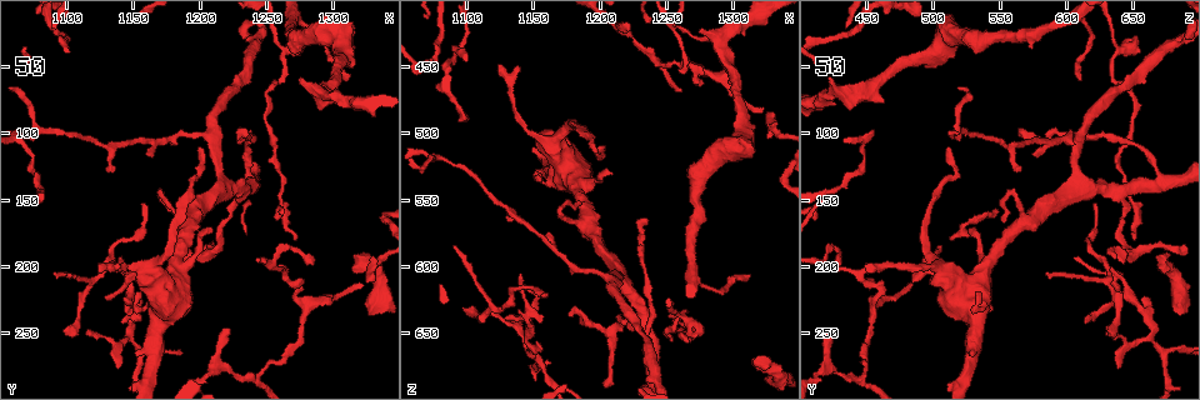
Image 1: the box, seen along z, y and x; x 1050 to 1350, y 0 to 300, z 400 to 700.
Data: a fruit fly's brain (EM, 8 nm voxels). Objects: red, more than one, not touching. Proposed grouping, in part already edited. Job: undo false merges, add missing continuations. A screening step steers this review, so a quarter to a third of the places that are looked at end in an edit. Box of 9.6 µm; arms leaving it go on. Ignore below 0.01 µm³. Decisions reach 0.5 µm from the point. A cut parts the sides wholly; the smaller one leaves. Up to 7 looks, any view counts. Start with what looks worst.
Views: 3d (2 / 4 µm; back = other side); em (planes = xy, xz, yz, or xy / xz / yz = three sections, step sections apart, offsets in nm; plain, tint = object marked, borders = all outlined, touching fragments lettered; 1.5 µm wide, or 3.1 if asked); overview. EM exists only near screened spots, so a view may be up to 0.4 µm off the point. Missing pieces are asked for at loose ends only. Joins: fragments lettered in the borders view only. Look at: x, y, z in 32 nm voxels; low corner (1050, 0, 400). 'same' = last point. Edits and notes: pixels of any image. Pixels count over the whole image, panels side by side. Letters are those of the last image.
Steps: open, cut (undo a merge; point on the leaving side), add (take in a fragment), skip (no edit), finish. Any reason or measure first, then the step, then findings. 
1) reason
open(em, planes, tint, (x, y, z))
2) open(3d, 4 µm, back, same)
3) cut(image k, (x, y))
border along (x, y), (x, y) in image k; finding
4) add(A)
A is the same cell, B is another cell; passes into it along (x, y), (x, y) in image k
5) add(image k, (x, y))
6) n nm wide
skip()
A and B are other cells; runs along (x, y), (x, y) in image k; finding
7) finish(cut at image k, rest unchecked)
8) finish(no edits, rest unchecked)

long arm stops here
open(3d, 4 µm, (1314, 190, 672))

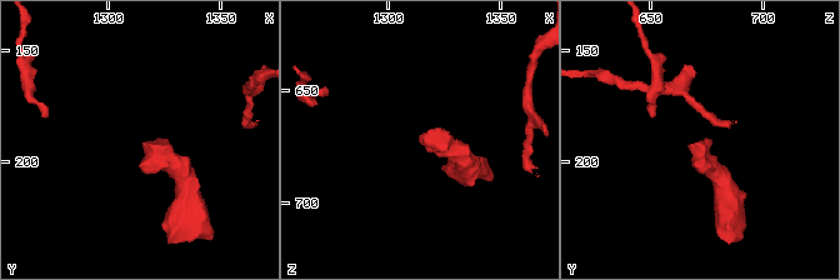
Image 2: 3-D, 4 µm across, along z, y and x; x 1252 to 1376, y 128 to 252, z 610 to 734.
shape alone is not enough
open(em, planes, tint, (1314, 192, 670))

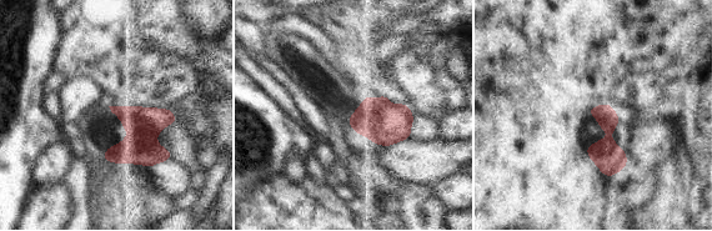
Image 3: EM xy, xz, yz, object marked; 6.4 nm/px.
see the neighbours
open(em, planes, borders, same)

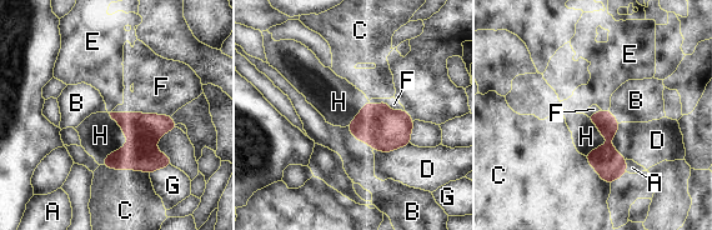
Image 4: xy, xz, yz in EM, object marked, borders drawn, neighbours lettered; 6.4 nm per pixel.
add(H)
H is the same cell, A, B, C, D, E, F and G are other cells; passes into it along (143, 130), (128, 141), (100, 135) in image 4; it goes on there

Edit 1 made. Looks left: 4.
open(overview)

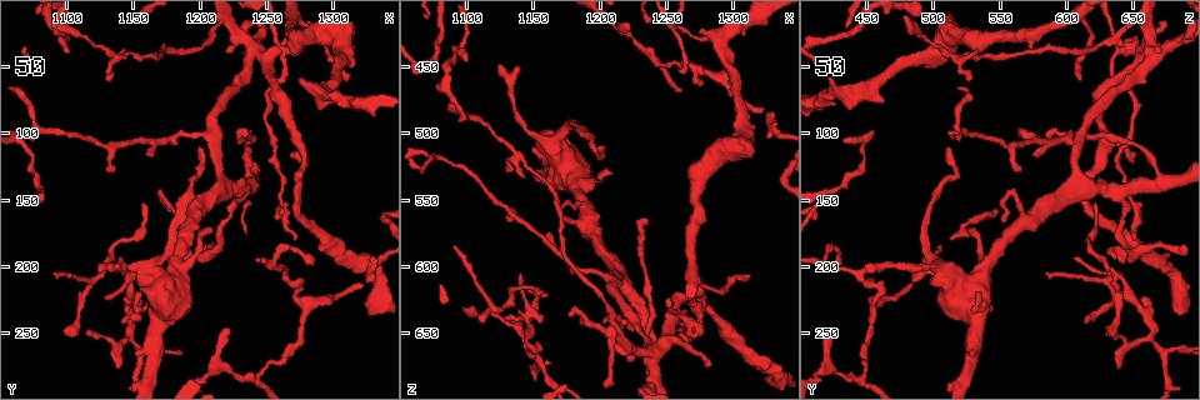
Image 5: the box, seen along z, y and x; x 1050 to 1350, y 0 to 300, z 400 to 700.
branch stops here
open(em, xz, step 8, borders, (1276, 60, 424))

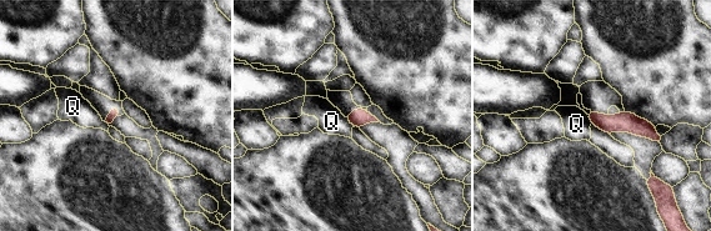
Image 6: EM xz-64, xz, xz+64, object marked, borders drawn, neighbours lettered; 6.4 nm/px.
Q touches over 90 nm
skip()
Q is another cell; border along (345, 117), (354, 126) in image 6; no lettered fragment goes on from it

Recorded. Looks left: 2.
finish(add at image 4, rest unchecked)

